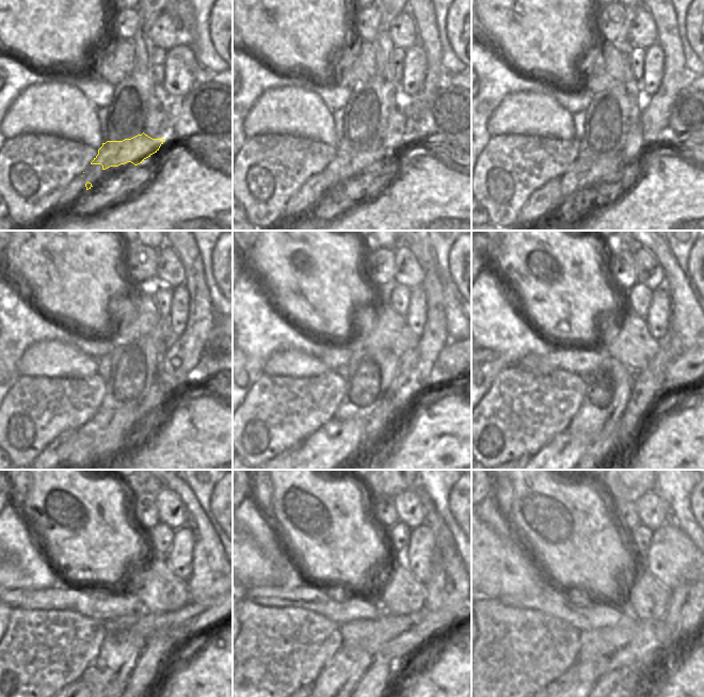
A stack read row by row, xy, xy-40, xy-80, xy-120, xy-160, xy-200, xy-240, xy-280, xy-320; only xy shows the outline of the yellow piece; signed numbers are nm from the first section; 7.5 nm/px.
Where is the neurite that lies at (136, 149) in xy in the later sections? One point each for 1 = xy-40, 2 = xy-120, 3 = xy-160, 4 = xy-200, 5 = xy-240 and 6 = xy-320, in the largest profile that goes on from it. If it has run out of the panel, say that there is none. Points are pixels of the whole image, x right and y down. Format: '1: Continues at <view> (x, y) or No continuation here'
1: Continues at xy-40 (378, 155)
2: Continues at xy-120 (91, 445)
3: Continues at xy-160 (329, 447)
4: Continues at xy-200 (568, 447)
5: Continues at xy-240 (101, 677)
6: Continues at xy-320 (560, 684)

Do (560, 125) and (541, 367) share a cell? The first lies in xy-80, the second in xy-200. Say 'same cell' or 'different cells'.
same cell

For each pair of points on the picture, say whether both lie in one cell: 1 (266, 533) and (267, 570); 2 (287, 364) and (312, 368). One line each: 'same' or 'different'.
1: different
2: same

